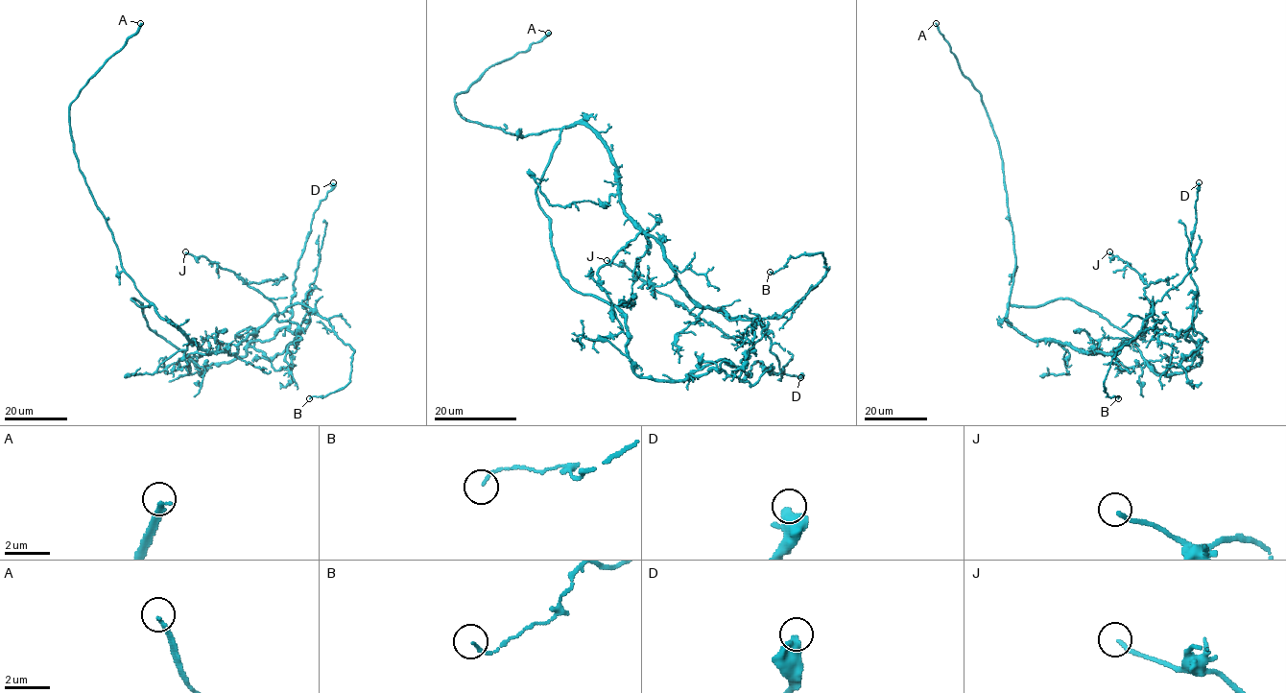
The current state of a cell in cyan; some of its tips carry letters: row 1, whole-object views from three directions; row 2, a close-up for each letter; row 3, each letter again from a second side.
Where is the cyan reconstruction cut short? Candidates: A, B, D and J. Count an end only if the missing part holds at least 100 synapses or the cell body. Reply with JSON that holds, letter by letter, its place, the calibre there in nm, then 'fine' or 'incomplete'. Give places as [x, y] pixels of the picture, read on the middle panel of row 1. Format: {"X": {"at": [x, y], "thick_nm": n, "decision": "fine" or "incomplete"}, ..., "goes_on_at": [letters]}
{"A": {"at": [548, 33], "thick_nm": 200, "decision": "incomplete"}, "B": {"at": [770, 272], "thick_nm": 130, "decision": "fine"}, "D": {"at": [800, 377], "thick_nm": 550, "decision": "fine"}, "J": {"at": [607, 260], "thick_nm": 160, "decision": "fine"}, "goes_on_at": ["A"]}

